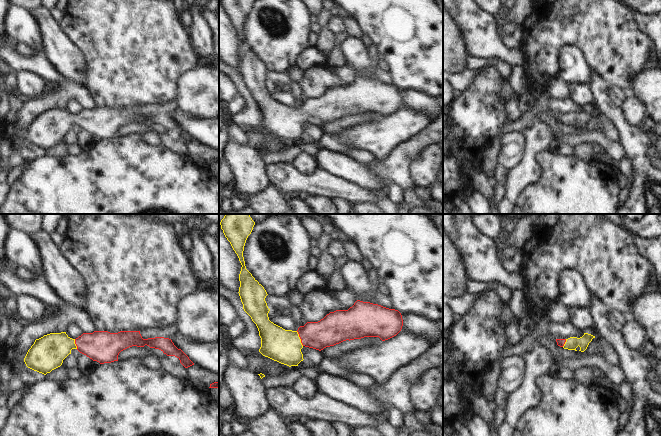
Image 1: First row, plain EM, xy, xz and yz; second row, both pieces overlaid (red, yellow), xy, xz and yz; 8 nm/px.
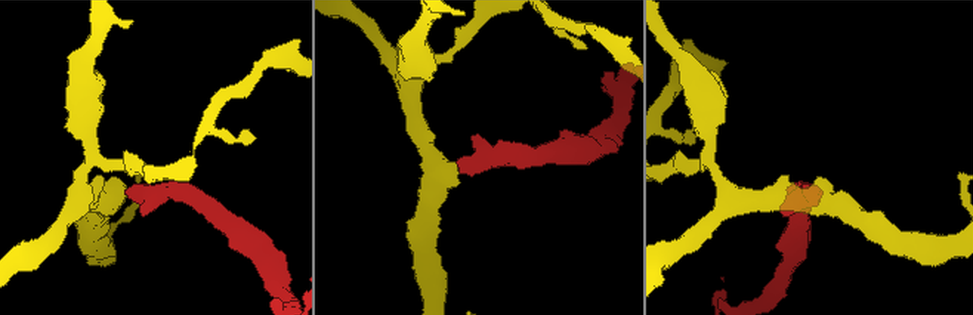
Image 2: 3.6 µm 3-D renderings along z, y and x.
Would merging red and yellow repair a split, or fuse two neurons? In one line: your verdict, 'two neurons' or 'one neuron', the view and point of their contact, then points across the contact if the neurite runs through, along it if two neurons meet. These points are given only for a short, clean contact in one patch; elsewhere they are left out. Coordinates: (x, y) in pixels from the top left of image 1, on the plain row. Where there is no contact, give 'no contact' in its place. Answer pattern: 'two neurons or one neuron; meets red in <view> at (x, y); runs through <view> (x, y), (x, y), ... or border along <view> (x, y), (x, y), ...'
one neuron; meets red in xz at (300, 114); runs through xz (329, 107), (300, 114), (284, 122)

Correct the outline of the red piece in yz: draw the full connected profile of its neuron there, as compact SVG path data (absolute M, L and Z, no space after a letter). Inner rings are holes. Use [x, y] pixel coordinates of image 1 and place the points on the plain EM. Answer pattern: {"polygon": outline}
{"polygon": "M584 109L584 111L580 114L570 113L568 115L556 115L556 118L558 122L568 126L577 127L576 124L579 122L579 127L584 128L593 114L595 114L595 112Z"}

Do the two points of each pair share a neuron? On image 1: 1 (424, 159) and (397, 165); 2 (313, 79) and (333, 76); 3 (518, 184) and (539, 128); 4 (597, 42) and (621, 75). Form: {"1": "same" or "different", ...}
{"1": "different", "2": "same", "3": "same", "4": "same"}

